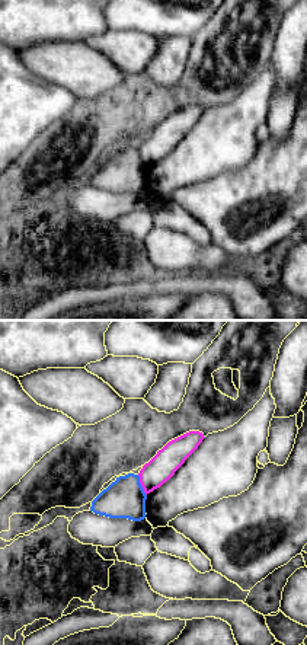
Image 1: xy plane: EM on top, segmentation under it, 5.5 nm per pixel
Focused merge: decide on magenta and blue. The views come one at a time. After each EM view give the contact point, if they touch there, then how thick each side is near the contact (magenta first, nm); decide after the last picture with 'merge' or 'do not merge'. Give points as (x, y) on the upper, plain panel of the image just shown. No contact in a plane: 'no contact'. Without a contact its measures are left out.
(141, 159) | 150/220 nm

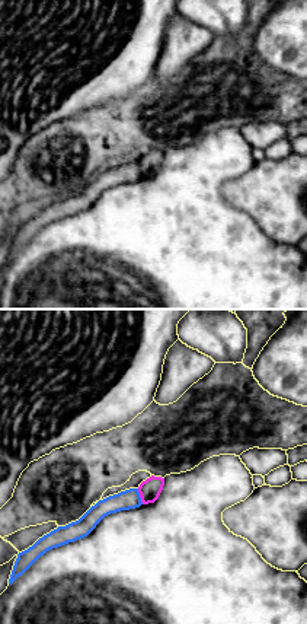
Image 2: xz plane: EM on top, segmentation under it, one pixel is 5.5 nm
(140, 169) | 120/110 nm

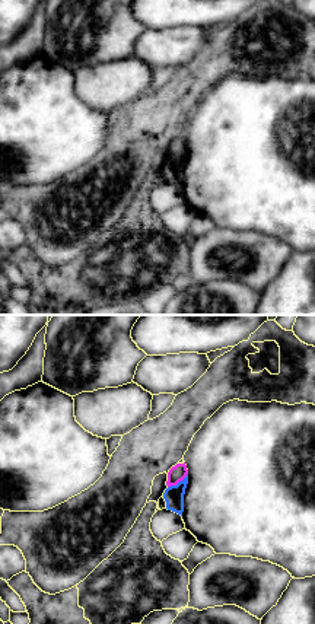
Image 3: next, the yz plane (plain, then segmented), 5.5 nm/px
(178, 155) | 90/110 nm

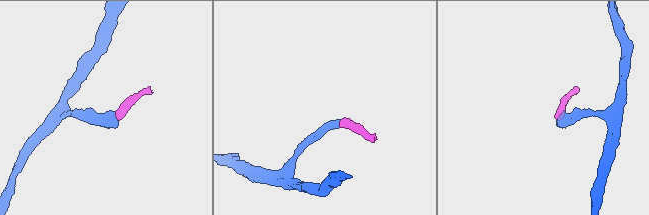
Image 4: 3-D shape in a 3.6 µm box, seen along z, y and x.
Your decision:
do not merge

